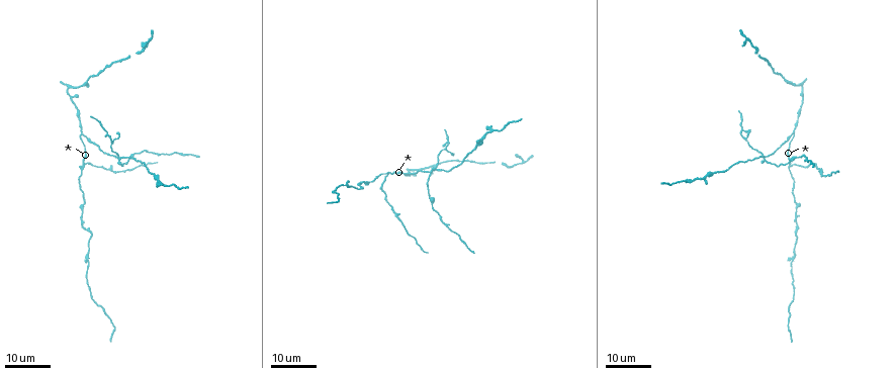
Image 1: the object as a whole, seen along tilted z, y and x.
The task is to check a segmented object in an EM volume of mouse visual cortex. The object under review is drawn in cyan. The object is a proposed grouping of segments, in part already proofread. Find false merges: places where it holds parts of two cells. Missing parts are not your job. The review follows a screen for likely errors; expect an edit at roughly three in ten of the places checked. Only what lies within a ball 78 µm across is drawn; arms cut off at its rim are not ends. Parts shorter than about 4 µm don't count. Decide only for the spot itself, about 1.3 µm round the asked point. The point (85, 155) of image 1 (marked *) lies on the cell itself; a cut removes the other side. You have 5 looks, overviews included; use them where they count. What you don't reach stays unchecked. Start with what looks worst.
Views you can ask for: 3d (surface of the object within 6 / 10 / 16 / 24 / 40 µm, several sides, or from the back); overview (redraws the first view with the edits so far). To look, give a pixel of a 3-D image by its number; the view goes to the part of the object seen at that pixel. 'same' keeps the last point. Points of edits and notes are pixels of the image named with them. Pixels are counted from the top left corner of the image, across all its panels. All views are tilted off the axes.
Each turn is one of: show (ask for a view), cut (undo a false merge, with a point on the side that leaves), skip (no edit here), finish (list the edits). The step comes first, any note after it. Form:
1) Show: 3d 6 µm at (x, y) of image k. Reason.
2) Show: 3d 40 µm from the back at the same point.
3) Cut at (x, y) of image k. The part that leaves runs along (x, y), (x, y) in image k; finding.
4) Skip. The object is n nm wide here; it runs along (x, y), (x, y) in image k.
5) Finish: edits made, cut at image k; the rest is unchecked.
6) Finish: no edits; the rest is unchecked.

Show: 3d 24 µm at (432, 169) of image 1. Four or more arms meet.

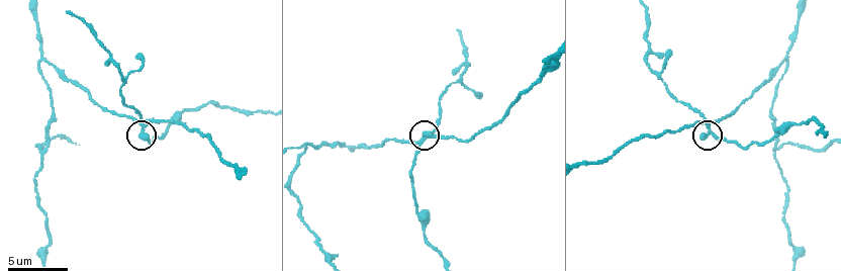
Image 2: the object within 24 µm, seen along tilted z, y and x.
Show: 3d 10 µm at (429, 138) of image 2. Zoom in.

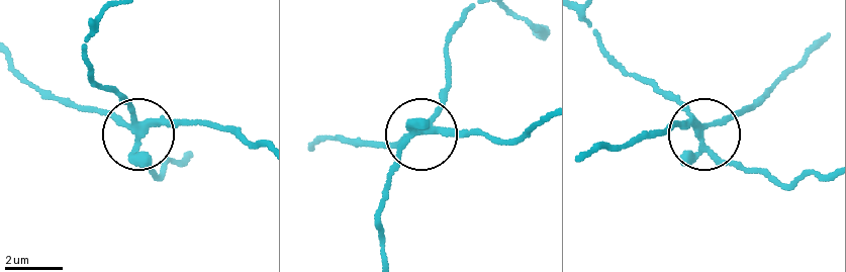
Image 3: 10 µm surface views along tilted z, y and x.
Cut at (123, 103) of image 3. The object is 280 nm wide here; the part that leaves runs along (699, 129), (724, 161), (785, 184), (825, 174) in image 3; two cells meet here.

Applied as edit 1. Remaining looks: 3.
Show: 3d 10 µm at (42, 153) of image 2. A fork.

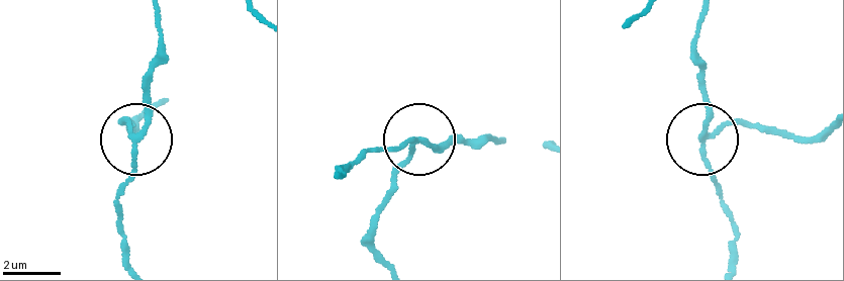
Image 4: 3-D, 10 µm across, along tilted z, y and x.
Cut at (123, 122) of image 4. The side arm is 25 µm long; the part that leaves runs along (414, 146), (379, 214), (383, 264) in image 4; a second cell is stuck on.

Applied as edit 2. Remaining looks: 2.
Finish: edits made, cut at image 3, cut at image 4; the rest is unchecked.

